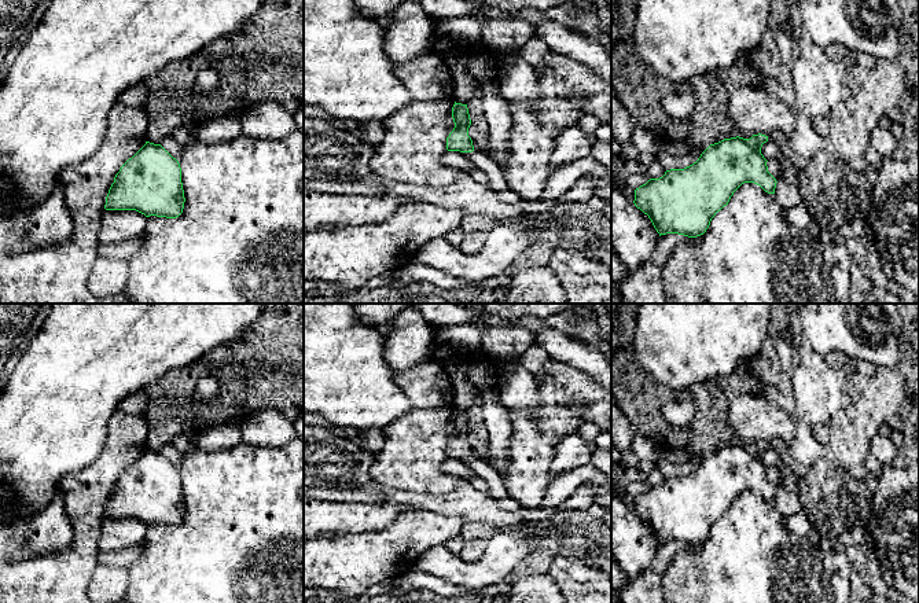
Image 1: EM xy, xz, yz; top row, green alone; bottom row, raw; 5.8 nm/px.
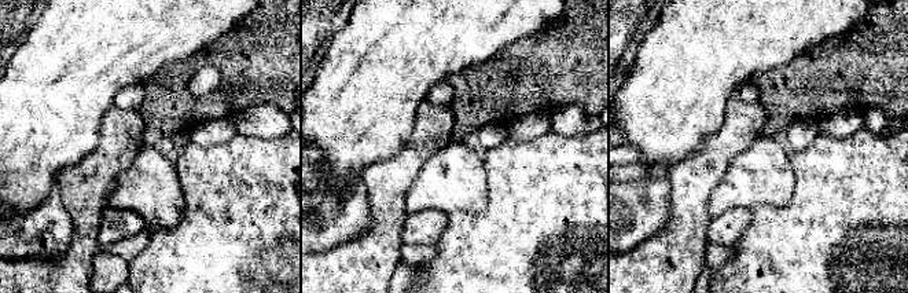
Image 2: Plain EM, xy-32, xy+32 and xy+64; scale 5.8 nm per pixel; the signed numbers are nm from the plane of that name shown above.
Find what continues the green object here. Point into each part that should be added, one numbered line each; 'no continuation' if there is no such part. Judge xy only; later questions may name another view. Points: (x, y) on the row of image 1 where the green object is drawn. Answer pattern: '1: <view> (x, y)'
no continuation

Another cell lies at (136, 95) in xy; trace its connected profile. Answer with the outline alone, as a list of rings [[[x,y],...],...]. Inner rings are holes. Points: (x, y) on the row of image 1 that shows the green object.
[[[137,82],[128,87],[120,96],[118,102],[129,107],[143,107],[147,102],[148,88],[144,82]]]

